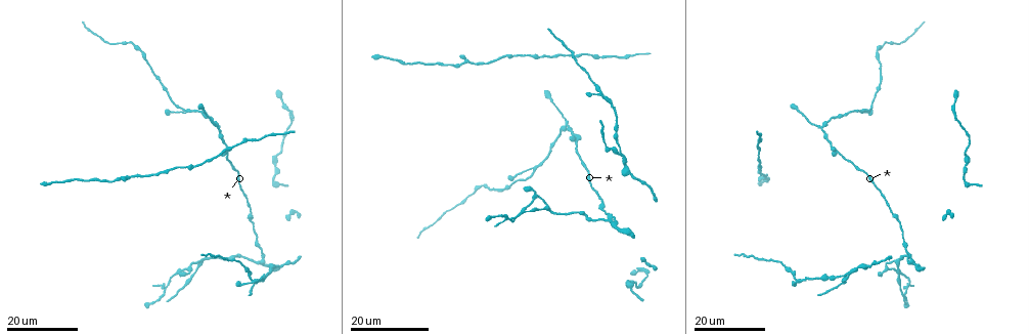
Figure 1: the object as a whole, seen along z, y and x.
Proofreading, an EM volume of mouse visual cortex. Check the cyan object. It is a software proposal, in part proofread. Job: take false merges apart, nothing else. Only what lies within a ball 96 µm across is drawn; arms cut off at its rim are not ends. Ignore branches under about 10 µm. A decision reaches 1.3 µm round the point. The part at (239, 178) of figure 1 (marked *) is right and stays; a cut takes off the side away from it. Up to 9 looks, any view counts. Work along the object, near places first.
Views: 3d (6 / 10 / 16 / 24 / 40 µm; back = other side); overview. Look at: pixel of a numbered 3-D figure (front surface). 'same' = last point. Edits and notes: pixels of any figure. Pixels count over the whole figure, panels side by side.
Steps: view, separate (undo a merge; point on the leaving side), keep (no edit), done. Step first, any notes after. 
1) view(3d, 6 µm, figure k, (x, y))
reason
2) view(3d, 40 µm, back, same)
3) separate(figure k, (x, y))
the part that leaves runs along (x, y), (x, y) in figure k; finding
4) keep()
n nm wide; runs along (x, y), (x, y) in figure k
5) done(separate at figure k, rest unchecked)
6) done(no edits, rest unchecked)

view(3d, 24 µm, figure 1, (839, 150))
thick turns thin

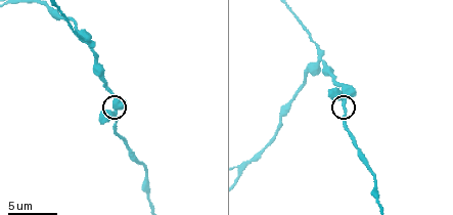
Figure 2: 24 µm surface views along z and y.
view(3d, 6 µm, figure 2, (343, 101))
zoom in

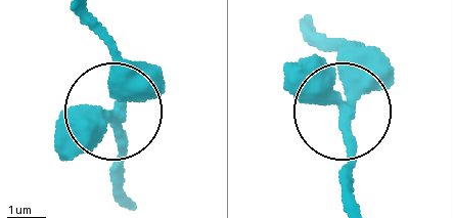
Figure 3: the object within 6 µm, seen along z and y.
keep()
320 nm wide; runs along (131, 200), (118, 177), (110, 43) in figure 3; all the same cell

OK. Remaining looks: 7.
view(3d, 10 µm, figure 2, (90, 44))
branch point

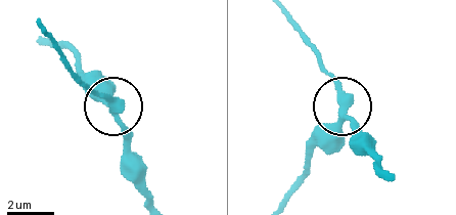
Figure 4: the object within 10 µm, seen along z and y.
view(3d, 10 µm, back, figure 4, (115, 108))

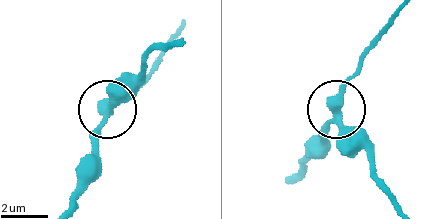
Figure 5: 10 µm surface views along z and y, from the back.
keep()
side arm 68 µm; runs along (69, 203), (92, 132), (106, 111), (141, 82) in figure 5; continuous, no second cell

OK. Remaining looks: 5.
view(3d, 10 µm, figure 2, (59, 8))
thick turns thin

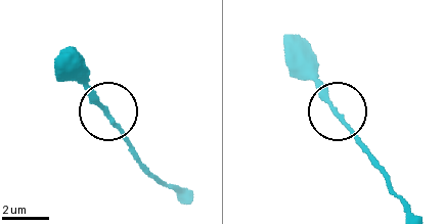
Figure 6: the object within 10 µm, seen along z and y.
keep()
one cell here

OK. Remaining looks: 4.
view(3d, 24 µm, figure 1, (495, 189))
sudden change in width

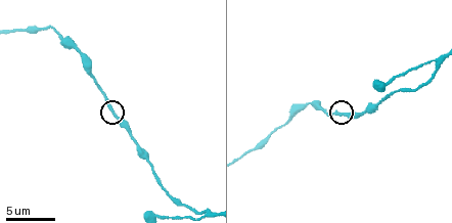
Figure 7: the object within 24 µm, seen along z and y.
view(3d, 6 µm, figure 7, (345, 115))

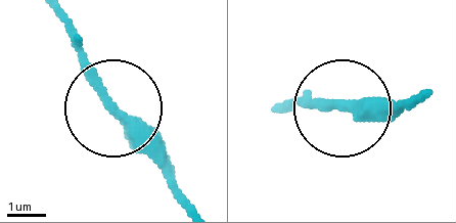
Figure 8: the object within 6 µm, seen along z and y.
keep()
runs along (424, 91), (301, 107) in figure 8; all the same cell

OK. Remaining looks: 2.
done(no edits, rest unchecked)

